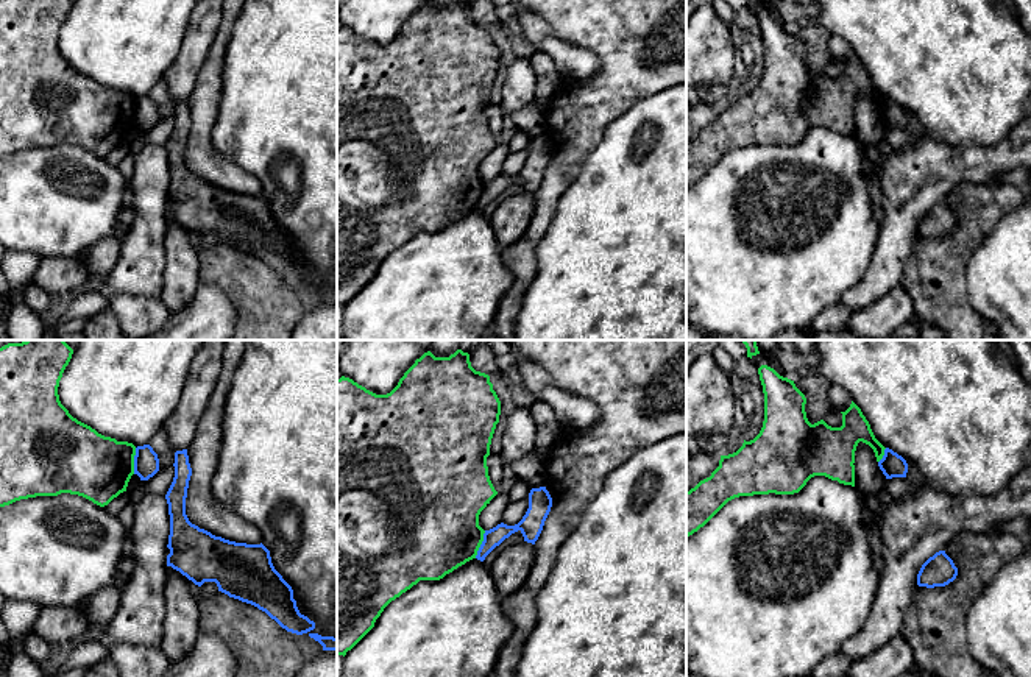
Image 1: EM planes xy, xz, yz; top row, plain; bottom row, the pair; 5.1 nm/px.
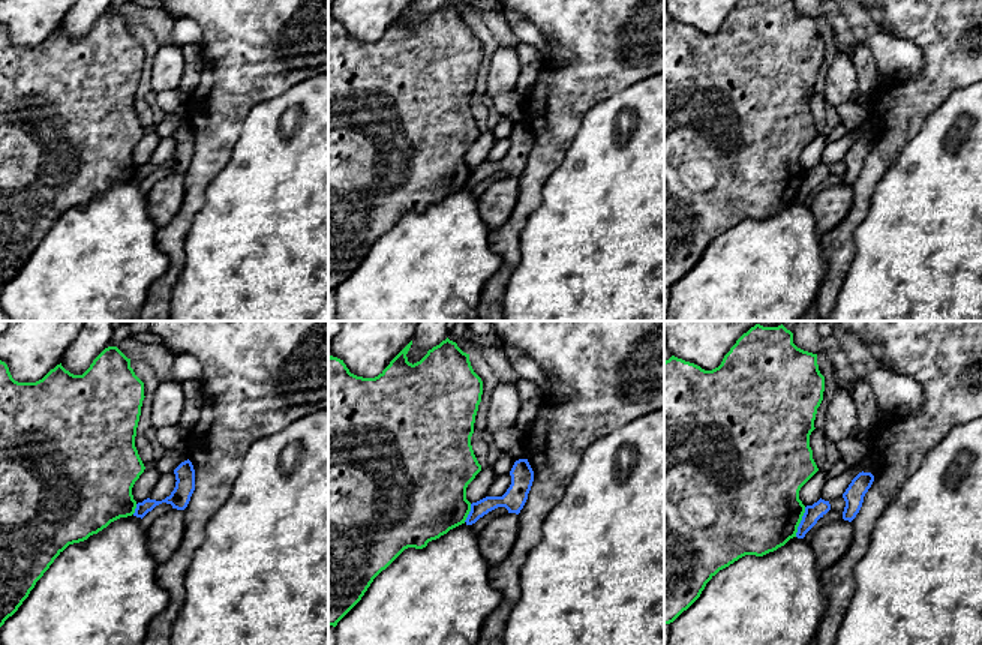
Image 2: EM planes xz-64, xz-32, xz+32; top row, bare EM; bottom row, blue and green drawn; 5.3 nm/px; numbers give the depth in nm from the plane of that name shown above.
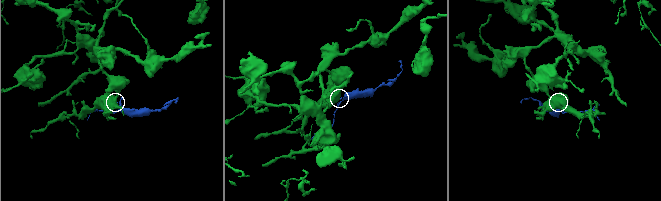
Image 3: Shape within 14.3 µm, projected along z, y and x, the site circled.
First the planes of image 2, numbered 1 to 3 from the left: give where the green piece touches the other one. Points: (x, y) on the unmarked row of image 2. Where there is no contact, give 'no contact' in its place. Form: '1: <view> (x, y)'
1: xz-64 (135, 173)
2: xz-32 (470, 177)
3: xz+32 (801, 186)

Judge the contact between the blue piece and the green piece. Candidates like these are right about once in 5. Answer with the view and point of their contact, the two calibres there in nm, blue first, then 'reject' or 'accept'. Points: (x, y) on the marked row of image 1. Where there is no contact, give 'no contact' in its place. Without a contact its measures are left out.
xz (481, 545) | 90/460 nm | reject

